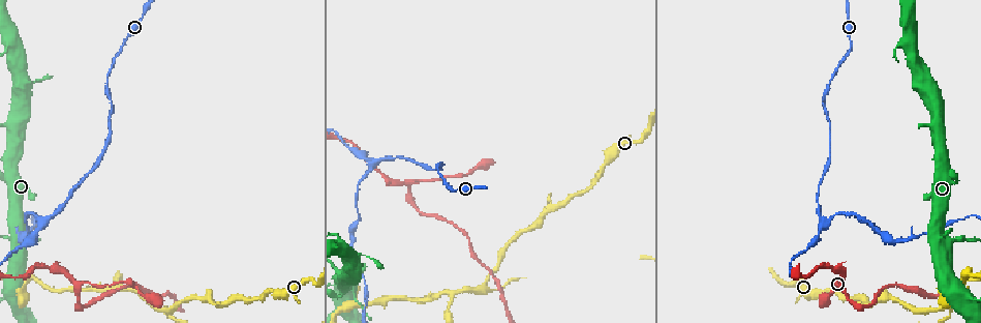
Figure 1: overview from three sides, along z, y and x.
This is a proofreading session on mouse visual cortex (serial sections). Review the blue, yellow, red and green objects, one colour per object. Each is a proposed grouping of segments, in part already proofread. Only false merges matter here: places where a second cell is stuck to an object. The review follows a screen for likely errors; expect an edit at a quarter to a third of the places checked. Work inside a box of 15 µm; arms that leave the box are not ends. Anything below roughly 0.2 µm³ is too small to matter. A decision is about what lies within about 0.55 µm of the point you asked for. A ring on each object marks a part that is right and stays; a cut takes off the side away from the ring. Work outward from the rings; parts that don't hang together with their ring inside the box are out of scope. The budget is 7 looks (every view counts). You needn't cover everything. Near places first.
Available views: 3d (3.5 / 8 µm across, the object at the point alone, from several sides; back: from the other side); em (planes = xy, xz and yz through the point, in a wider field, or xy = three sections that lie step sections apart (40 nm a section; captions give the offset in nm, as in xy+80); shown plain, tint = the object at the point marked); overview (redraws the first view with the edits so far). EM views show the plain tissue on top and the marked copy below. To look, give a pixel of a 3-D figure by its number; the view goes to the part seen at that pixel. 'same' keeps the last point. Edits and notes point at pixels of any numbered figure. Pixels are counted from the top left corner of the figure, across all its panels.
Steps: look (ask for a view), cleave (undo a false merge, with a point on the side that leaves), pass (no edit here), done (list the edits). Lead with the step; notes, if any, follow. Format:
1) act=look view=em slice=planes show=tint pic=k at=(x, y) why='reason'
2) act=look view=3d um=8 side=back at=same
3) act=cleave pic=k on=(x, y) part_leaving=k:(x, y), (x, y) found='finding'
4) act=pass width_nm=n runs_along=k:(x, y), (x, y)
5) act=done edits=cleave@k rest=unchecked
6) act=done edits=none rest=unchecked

act=look view=3d um=3.5 pic=1 at=(822, 220) why='branch point'

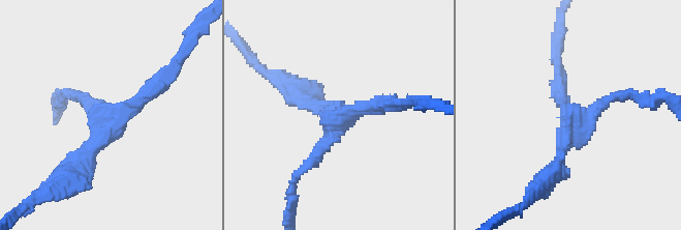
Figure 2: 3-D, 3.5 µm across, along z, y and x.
act=look view=em slice=xy step=5 show=tint pic=2 at=(573, 121) arms=3 arm_widths_nm=150,200,250 why='shape alone is not enough'

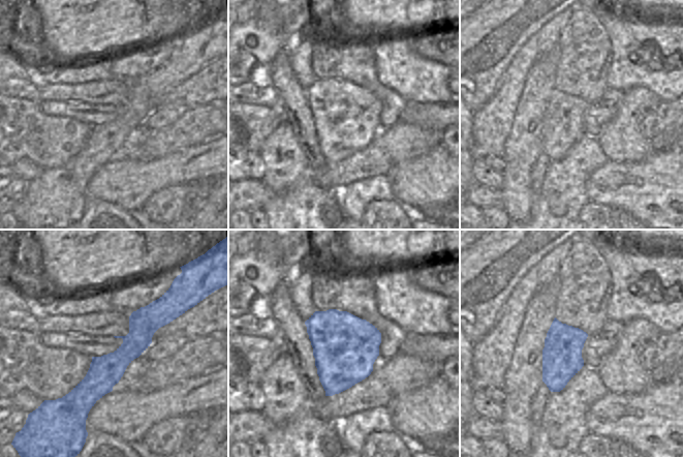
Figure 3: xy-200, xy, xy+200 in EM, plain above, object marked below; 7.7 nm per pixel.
act=pass found='all the same cell'

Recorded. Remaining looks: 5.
act=look view=3d um=3.5 side=back pic=1 at=(600, 167) why='thin neck'

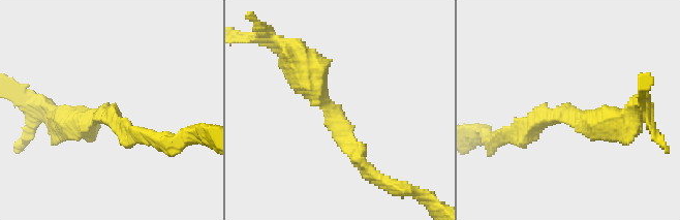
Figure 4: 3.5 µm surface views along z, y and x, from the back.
act=look view=em slice=xy step=2 show=tint pic=4 at=(335, 112) why='need the tissue'

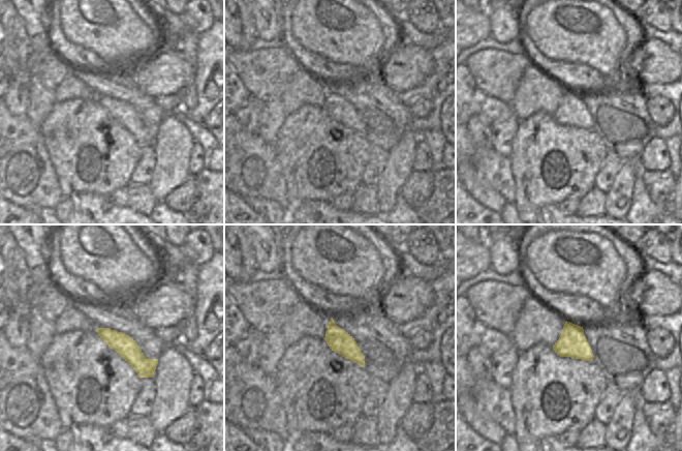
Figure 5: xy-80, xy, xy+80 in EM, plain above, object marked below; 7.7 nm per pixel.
act=pass arm_widths_nm=200,450 runs_along=5:(100, 330), (117, 340), (151, 374) found='continuous, no second cell'

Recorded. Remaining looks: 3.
act=look view=3d um=3.5 pic=1 at=(125, 289) why='a narrow waist'

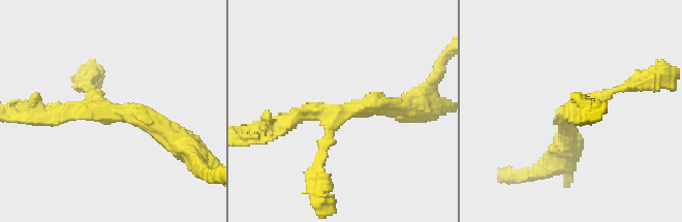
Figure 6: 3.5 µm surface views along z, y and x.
act=pass found='continuous, no second cell'

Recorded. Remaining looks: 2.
act=done edits=none rest=unchecked

